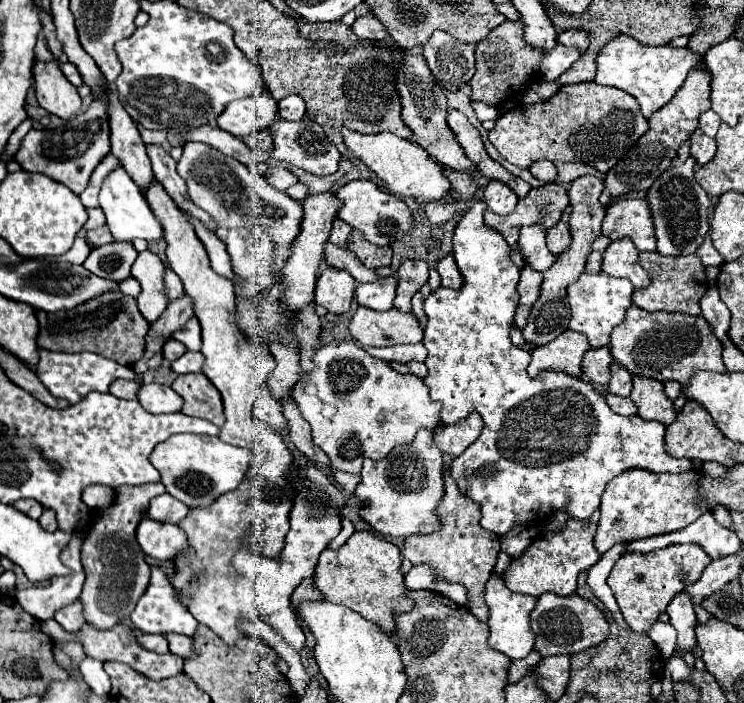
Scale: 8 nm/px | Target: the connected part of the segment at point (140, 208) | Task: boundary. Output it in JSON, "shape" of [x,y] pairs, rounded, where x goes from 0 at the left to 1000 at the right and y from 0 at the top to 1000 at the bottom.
{"shape":[[[165,238],[152,240],[141,252],[141,257],[136,263],[136,275],[133,275],[133,292],[144,309],[144,323],[157,343],[179,343],[184,337],[203,343],[203,340],[219,337],[216,317],[208,312],[208,306],[206,306],[198,283],[192,280],[190,269],[179,260],[179,255],[171,249],[171,243]]]}

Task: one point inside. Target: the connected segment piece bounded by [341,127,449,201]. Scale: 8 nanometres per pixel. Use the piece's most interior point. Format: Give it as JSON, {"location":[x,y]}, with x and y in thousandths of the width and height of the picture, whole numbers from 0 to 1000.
{"location":[544,236]}

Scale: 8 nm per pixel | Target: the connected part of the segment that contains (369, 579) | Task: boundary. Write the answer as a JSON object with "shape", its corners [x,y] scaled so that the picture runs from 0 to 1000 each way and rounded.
{"shape":[[[477,755],[453,784],[437,781],[423,809],[423,832],[440,855],[480,869],[491,881],[507,886],[517,900],[531,895],[531,872],[555,863],[555,852],[544,849],[536,778],[499,755]]]}

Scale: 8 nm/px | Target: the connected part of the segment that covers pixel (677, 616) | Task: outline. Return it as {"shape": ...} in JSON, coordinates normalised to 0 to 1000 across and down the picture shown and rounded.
{"shape":[[[915,841],[905,849],[905,855],[897,861],[897,872],[902,878],[902,889],[910,895],[910,917],[913,923],[929,926],[934,920],[934,869],[931,855],[923,846],[923,841]]]}

